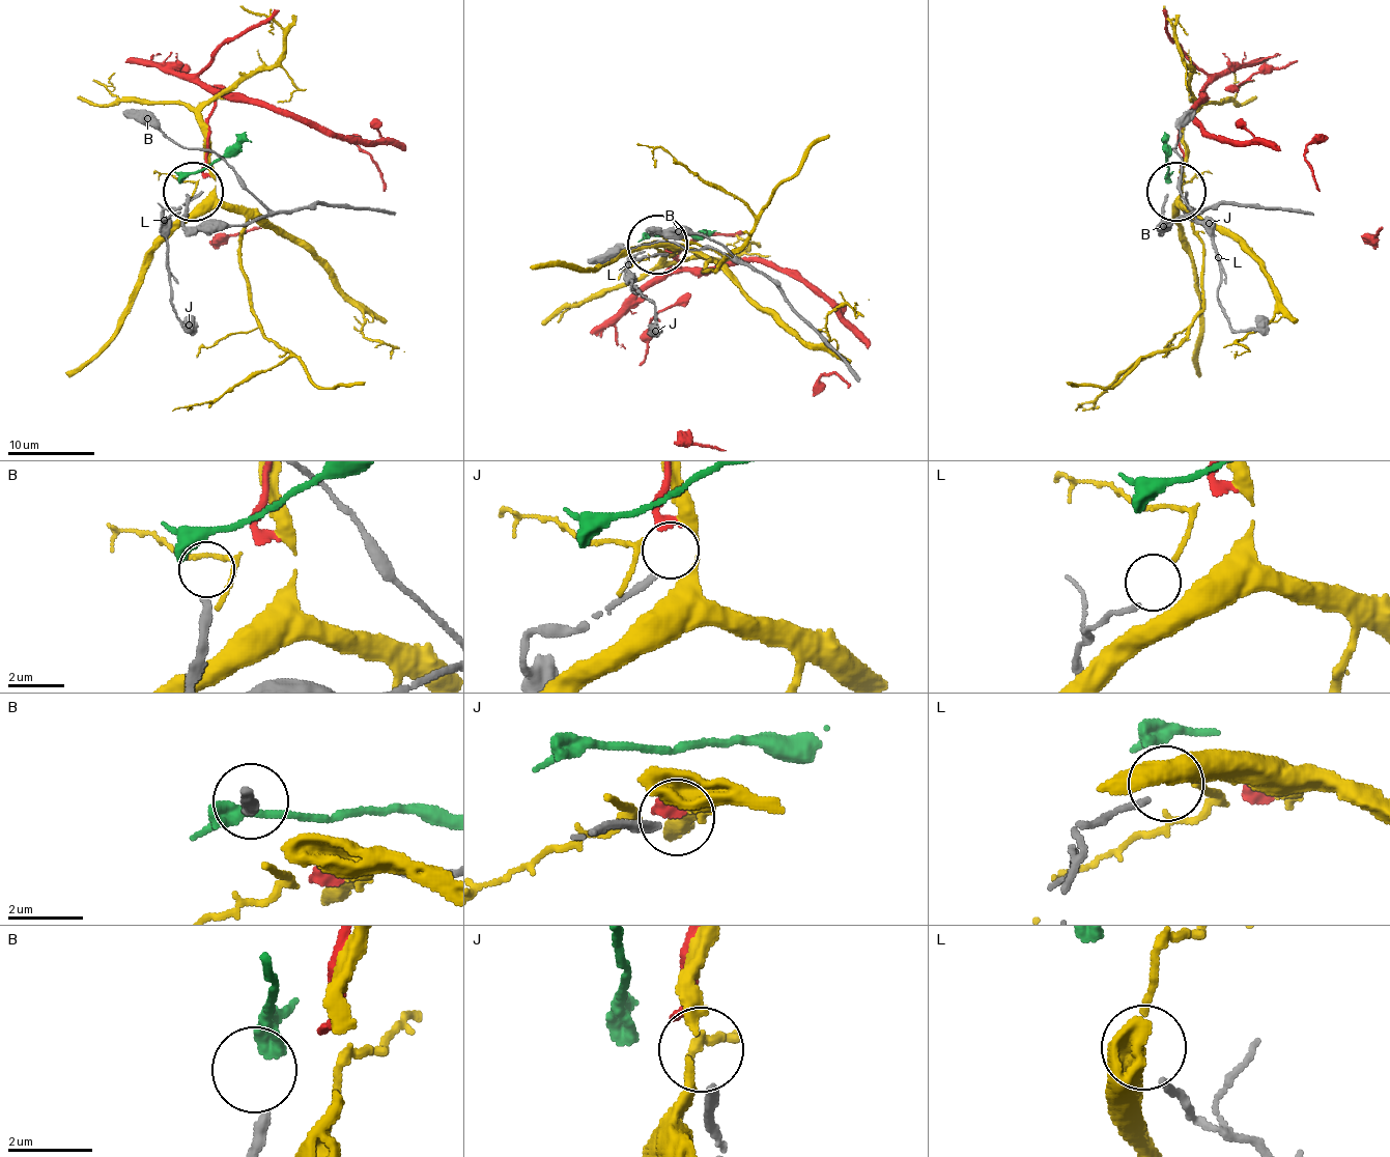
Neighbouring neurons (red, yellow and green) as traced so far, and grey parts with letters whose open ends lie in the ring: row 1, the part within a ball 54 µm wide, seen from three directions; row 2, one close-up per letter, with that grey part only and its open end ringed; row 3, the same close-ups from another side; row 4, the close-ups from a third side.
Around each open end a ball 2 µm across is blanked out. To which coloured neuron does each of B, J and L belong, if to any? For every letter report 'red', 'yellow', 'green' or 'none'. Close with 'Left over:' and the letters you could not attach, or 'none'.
B: green
J: red
L: yellow
Left over: none

